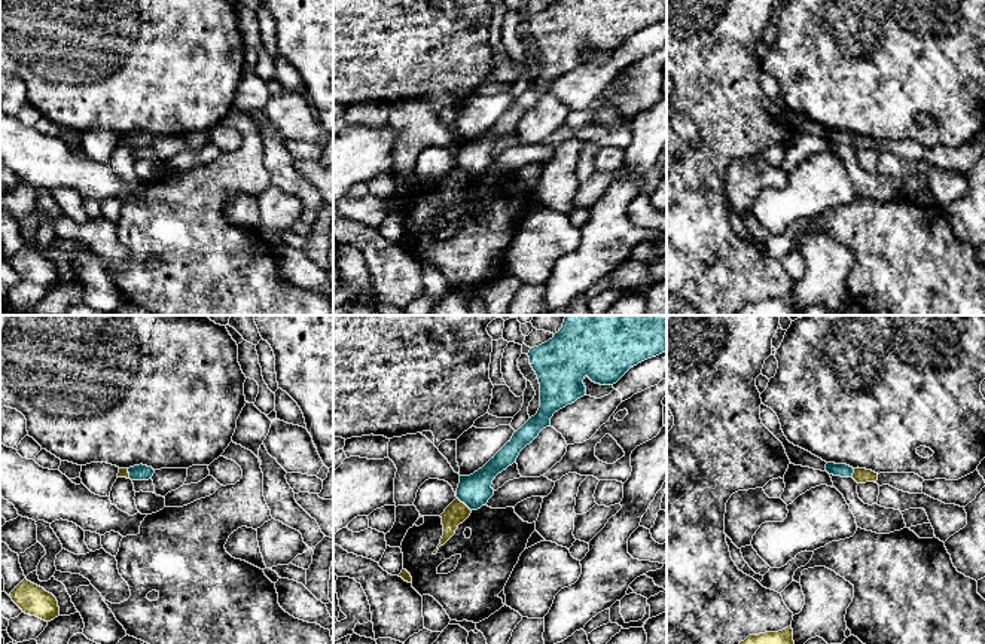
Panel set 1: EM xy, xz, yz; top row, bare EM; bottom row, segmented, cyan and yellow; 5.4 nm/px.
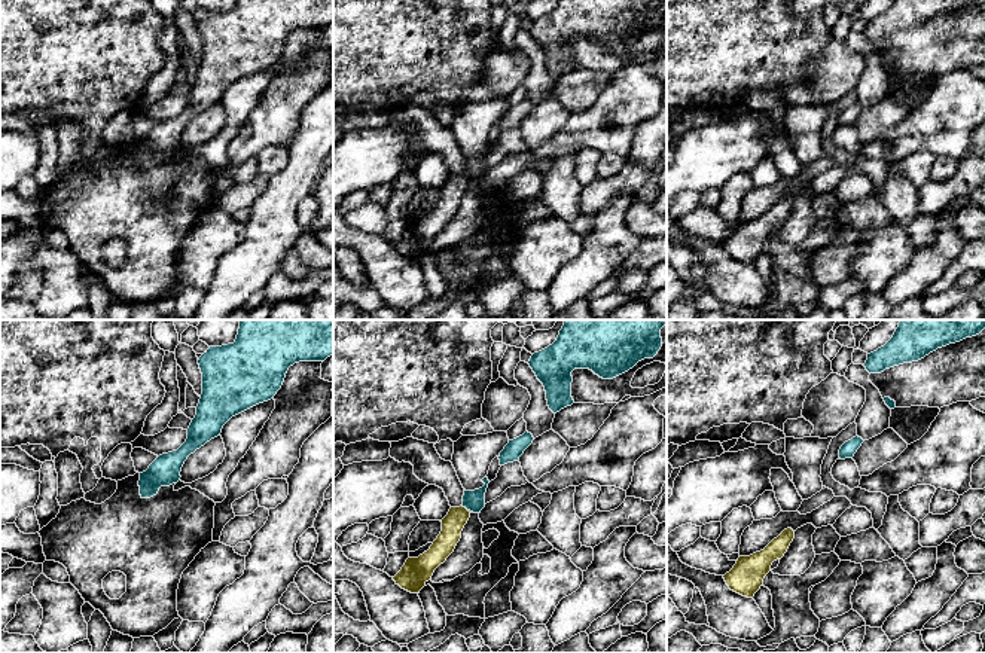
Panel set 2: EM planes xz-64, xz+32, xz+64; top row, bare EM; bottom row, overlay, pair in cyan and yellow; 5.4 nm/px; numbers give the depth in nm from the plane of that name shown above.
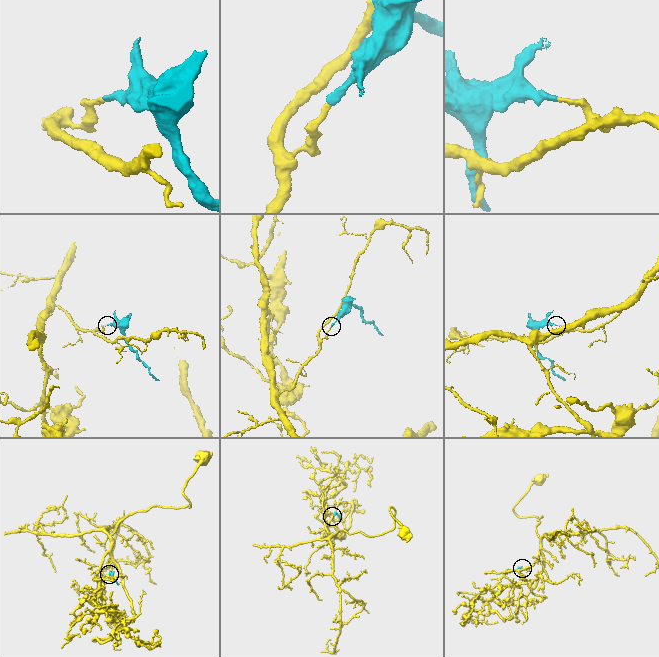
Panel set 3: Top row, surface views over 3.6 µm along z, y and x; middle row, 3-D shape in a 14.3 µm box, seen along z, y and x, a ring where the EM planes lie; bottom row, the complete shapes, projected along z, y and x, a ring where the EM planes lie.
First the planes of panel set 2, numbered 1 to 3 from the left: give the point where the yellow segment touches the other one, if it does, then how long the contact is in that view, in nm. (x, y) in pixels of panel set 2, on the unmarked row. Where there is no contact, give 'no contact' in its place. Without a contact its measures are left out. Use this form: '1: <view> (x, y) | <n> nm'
1: no contact
2: xz+32 (464, 173) | 50 nm
3: no contact

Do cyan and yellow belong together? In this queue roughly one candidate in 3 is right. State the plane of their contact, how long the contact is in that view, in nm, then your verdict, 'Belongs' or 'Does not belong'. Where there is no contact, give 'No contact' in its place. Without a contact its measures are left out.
Touches cyan in xz. Shared border 110 nm. Does not belong

